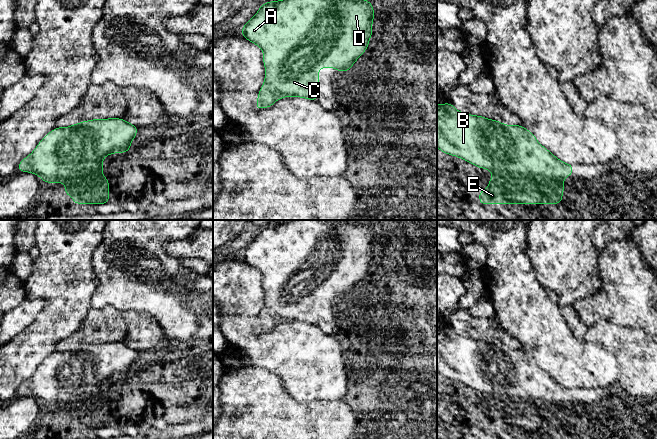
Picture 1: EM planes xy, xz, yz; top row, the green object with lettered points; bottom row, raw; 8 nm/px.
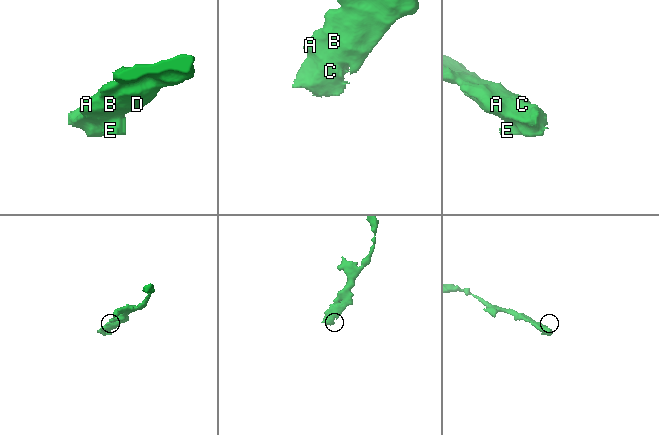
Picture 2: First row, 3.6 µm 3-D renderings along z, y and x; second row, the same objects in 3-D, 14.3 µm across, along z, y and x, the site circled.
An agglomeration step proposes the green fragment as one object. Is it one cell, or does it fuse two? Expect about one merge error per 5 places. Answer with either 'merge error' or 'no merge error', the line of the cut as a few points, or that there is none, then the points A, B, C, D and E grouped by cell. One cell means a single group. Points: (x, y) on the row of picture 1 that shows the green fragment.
no merge error; cut none; groups A B C D E

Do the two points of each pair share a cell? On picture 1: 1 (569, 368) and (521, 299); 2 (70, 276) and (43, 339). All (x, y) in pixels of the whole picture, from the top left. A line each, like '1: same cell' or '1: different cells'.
1: same cell
2: same cell

